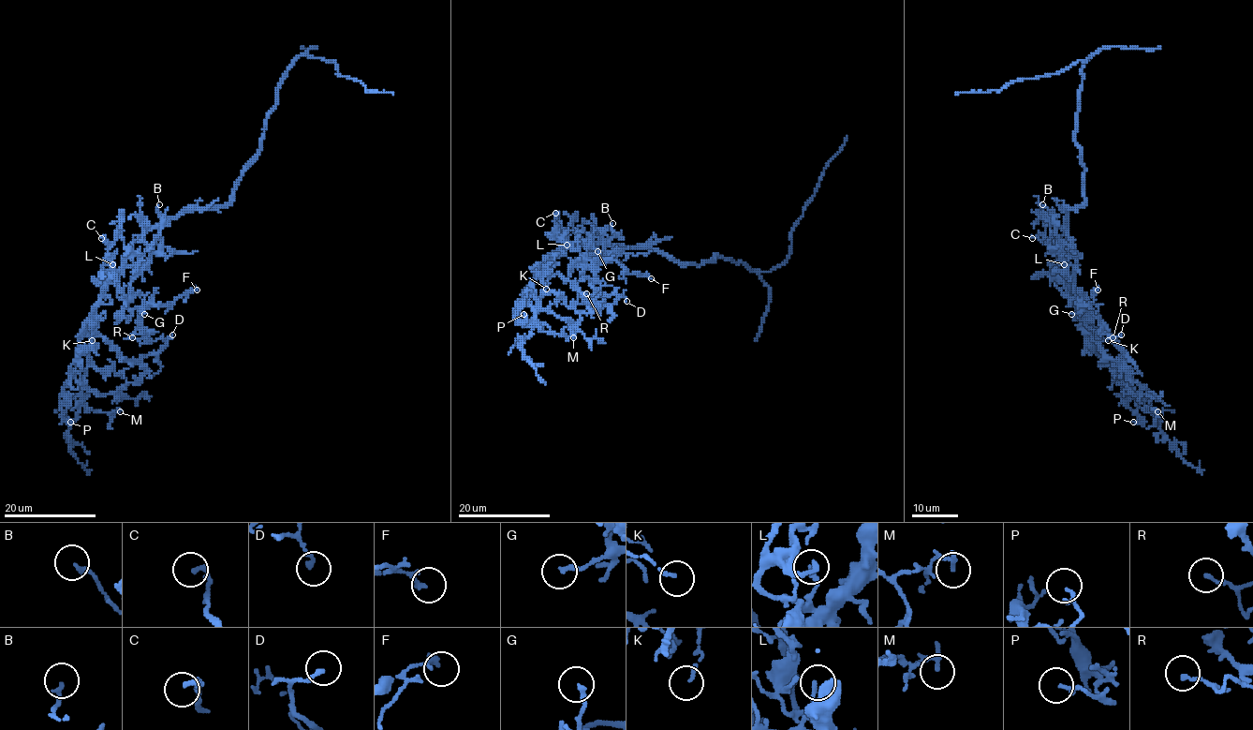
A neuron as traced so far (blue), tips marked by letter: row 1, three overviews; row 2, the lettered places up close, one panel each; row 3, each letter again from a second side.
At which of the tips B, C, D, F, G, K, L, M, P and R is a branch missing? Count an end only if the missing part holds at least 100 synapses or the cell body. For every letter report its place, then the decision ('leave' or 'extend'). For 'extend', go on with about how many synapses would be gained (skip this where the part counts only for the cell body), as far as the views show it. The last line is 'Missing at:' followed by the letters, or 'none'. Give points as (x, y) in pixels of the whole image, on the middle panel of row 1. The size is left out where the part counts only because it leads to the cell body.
B: (612, 223) | leave
C: (555, 213) | leave
D: (626, 301) | leave
F: (651, 278) | leave
G: (597, 251) | leave
K: (546, 289) | leave
L: (567, 245) | leave
M: (573, 337) | leave
P: (523, 314) | leave
R: (586, 293) | leave
Missing at: none

